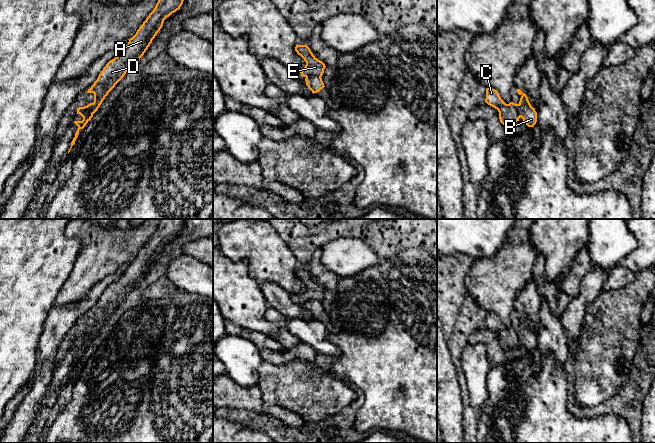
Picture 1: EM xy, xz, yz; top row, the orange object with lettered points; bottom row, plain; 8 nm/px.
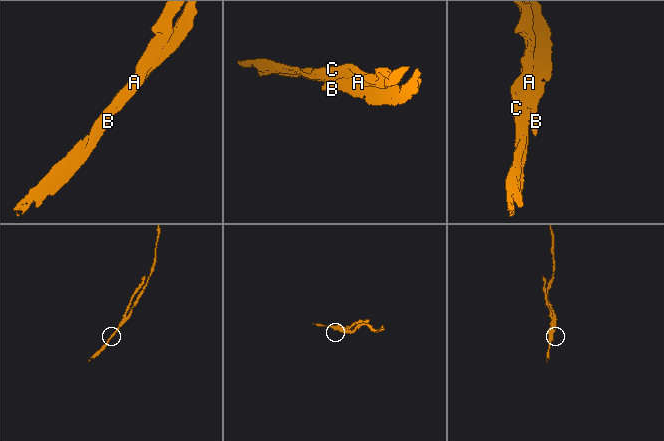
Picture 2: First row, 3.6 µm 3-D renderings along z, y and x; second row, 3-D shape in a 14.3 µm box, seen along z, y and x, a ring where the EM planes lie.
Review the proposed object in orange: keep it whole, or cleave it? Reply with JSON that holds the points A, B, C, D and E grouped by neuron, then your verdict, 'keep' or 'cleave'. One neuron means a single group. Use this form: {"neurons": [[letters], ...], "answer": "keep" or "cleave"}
{"neurons": [["A", "C", "D", "E"], ["B"]], "answer": "cleave"}

